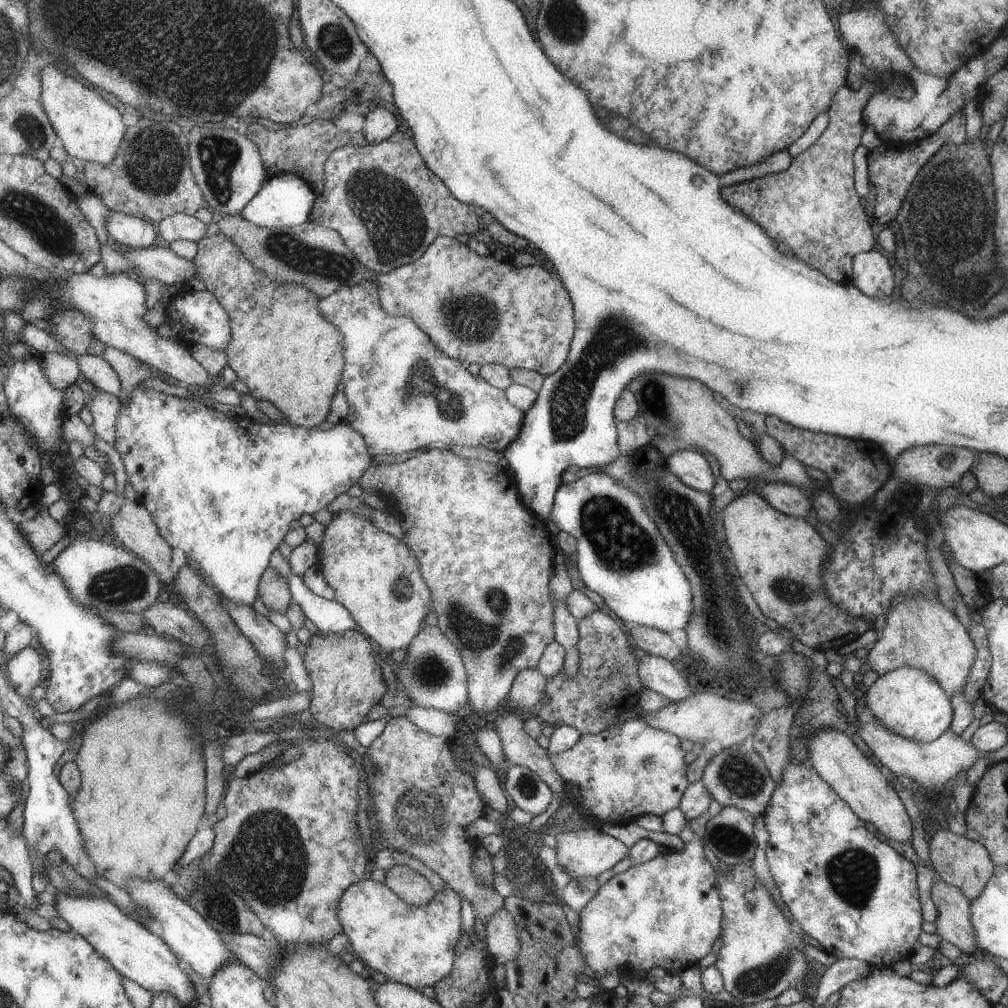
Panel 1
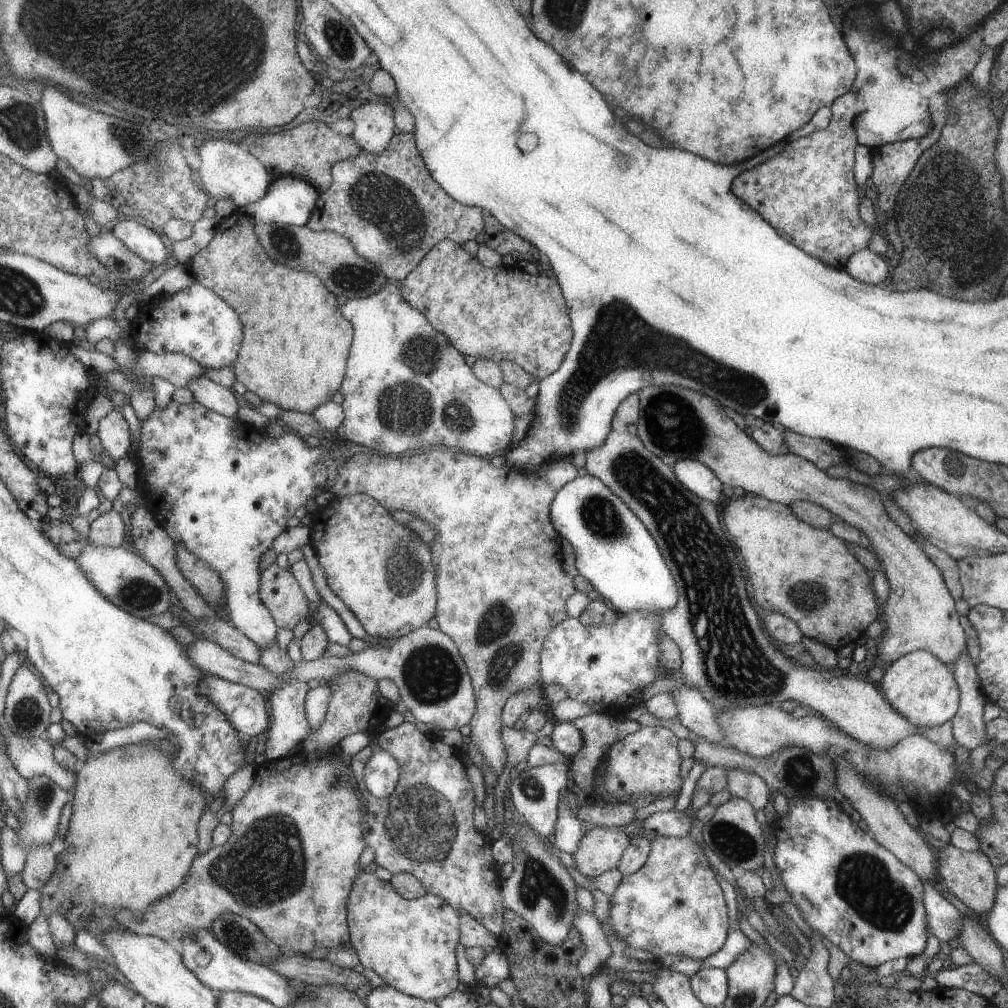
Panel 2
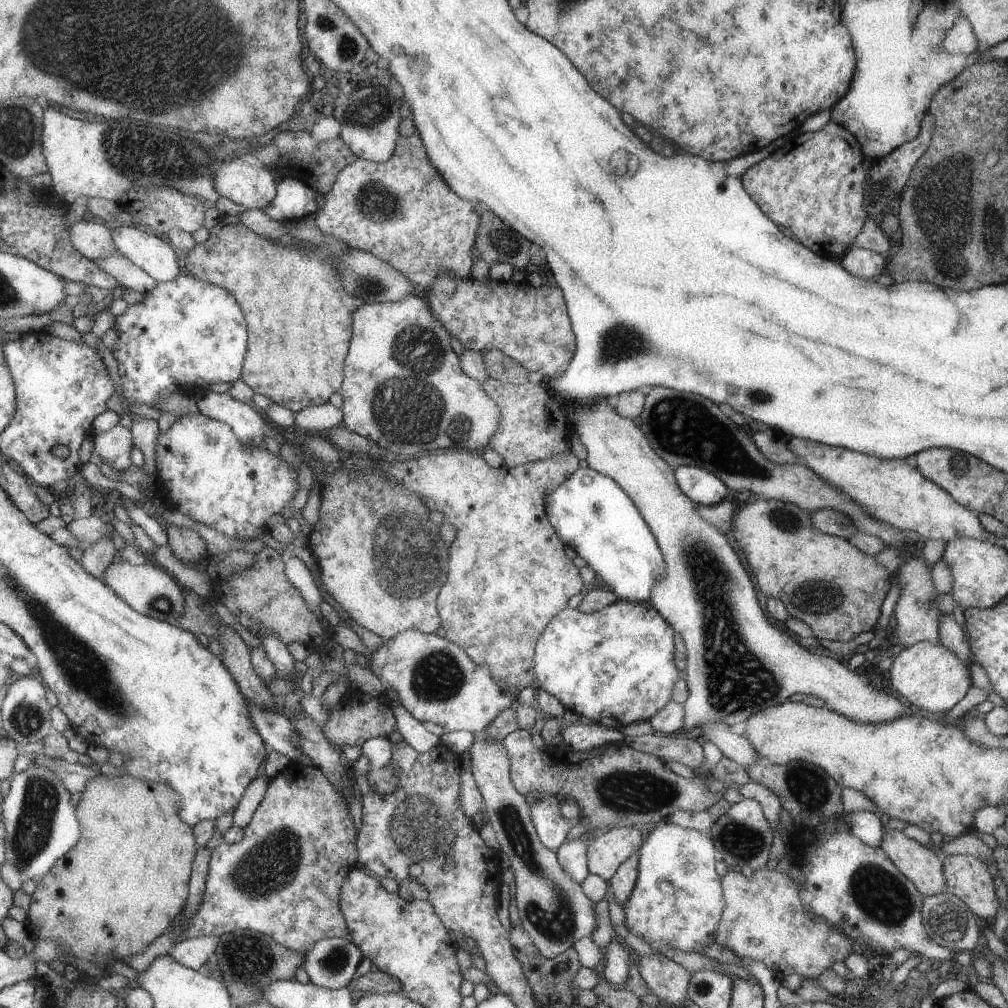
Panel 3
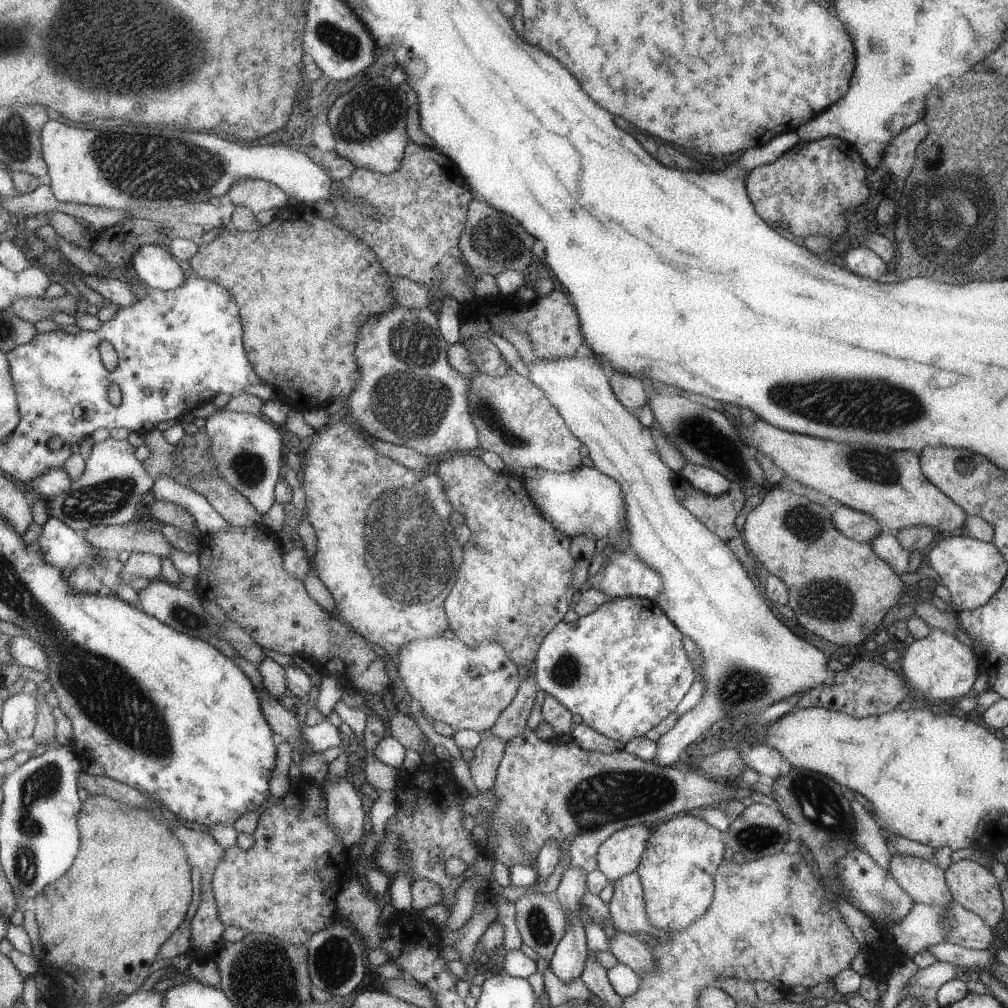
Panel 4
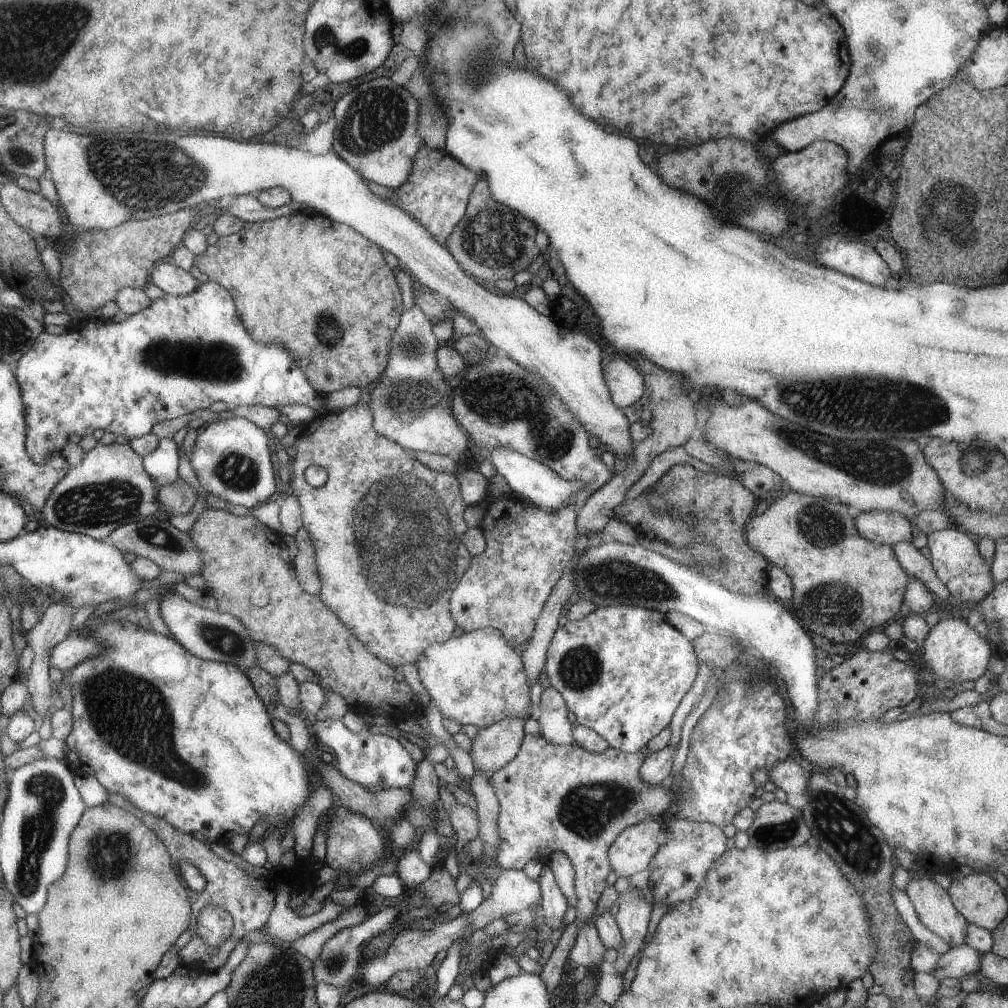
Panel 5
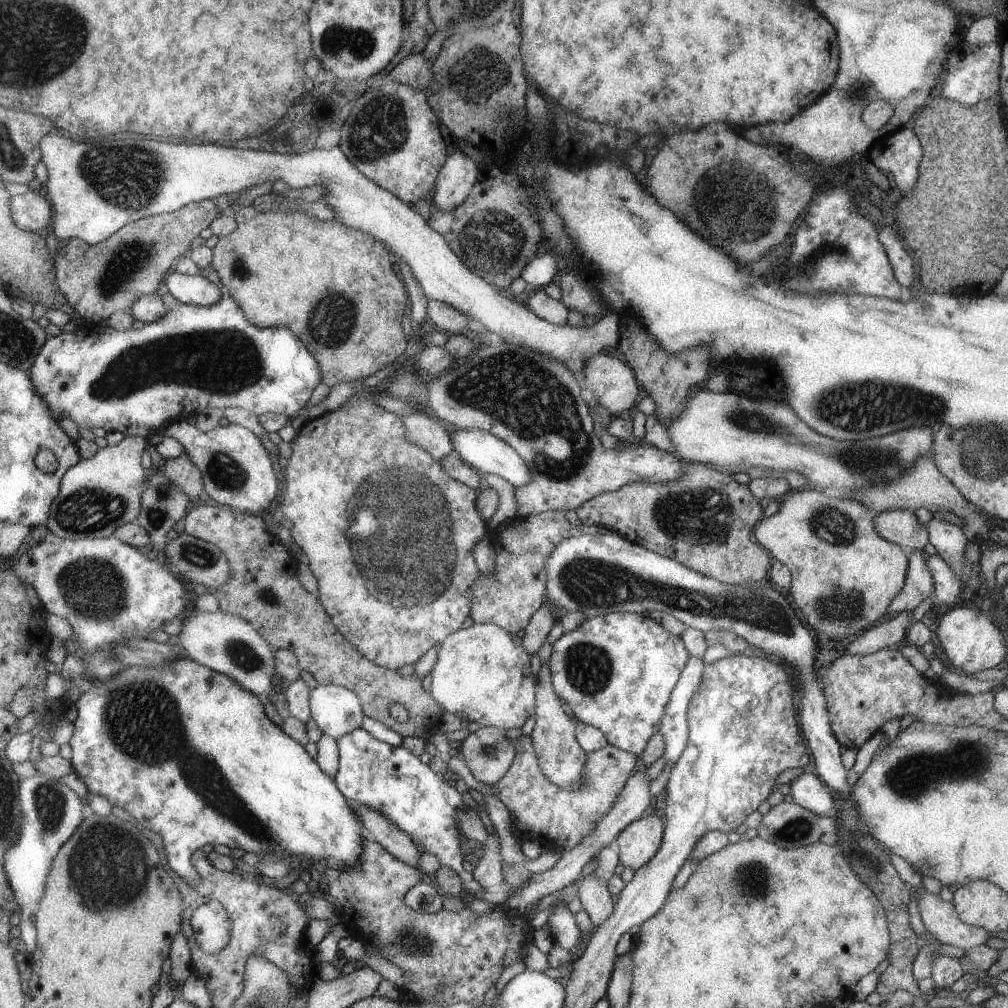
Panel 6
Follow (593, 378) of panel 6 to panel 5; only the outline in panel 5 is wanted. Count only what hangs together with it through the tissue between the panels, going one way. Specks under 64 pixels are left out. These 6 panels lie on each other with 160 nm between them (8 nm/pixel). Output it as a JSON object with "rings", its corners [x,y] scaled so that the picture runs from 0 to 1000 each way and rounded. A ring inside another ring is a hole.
{"rings":[[[620,354],[608,355],[598,365],[598,371],[610,404],[620,406],[631,399],[639,399],[641,386],[637,373],[622,360]]]}

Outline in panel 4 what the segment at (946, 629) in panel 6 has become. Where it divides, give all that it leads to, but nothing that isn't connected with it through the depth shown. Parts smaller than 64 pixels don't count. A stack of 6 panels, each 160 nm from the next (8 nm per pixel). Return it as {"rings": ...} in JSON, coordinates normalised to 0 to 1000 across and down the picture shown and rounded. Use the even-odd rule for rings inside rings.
{"rings":[[[924,624],[919,632],[907,634],[893,650],[894,667],[900,673],[905,690],[915,691],[920,697],[927,694],[944,696],[963,689],[963,680],[973,665],[973,654],[967,650],[965,643],[934,624]]]}

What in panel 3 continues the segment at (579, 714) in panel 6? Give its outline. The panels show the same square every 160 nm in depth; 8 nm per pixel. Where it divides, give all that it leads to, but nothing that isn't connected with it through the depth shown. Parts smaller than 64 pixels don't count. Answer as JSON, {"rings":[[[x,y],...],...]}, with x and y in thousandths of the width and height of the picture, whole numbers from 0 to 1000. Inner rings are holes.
{"rings":[[[614,594],[587,608],[563,602],[533,635],[530,683],[547,688],[562,704],[605,723],[642,714],[666,694],[667,681],[677,671],[669,657],[669,629],[644,596]]]}

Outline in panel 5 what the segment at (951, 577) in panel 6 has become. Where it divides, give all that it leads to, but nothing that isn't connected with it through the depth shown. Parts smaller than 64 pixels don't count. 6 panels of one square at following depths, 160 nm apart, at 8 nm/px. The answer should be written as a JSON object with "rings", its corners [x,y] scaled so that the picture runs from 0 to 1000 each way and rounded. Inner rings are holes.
{"rings":[[[894,537],[886,541],[887,550],[891,552],[891,558],[900,570],[913,575],[930,593],[939,593],[941,587],[938,581],[930,573],[925,560],[917,554],[912,545],[908,545],[902,537]]]}

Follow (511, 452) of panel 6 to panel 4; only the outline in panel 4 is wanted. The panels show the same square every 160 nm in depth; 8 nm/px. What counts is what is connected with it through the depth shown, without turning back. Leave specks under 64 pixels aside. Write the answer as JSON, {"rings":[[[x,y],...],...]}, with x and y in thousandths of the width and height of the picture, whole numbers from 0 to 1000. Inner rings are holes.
{"rings":[[[575,462],[572,466],[563,467],[562,469],[552,469],[549,467],[540,467],[533,464],[503,464],[505,469],[511,469],[514,473],[518,474],[520,482],[522,483],[523,490],[530,497],[530,501],[539,510],[539,514],[551,526],[557,527],[563,533],[568,534],[572,531],[581,533],[588,533],[589,536],[594,536],[598,533],[603,534],[601,541],[605,540],[608,546],[613,544],[615,538],[613,537],[612,530],[620,529],[623,533],[621,524],[621,499],[617,491],[617,485],[610,478],[609,474],[598,470],[596,467],[588,463]]]}

